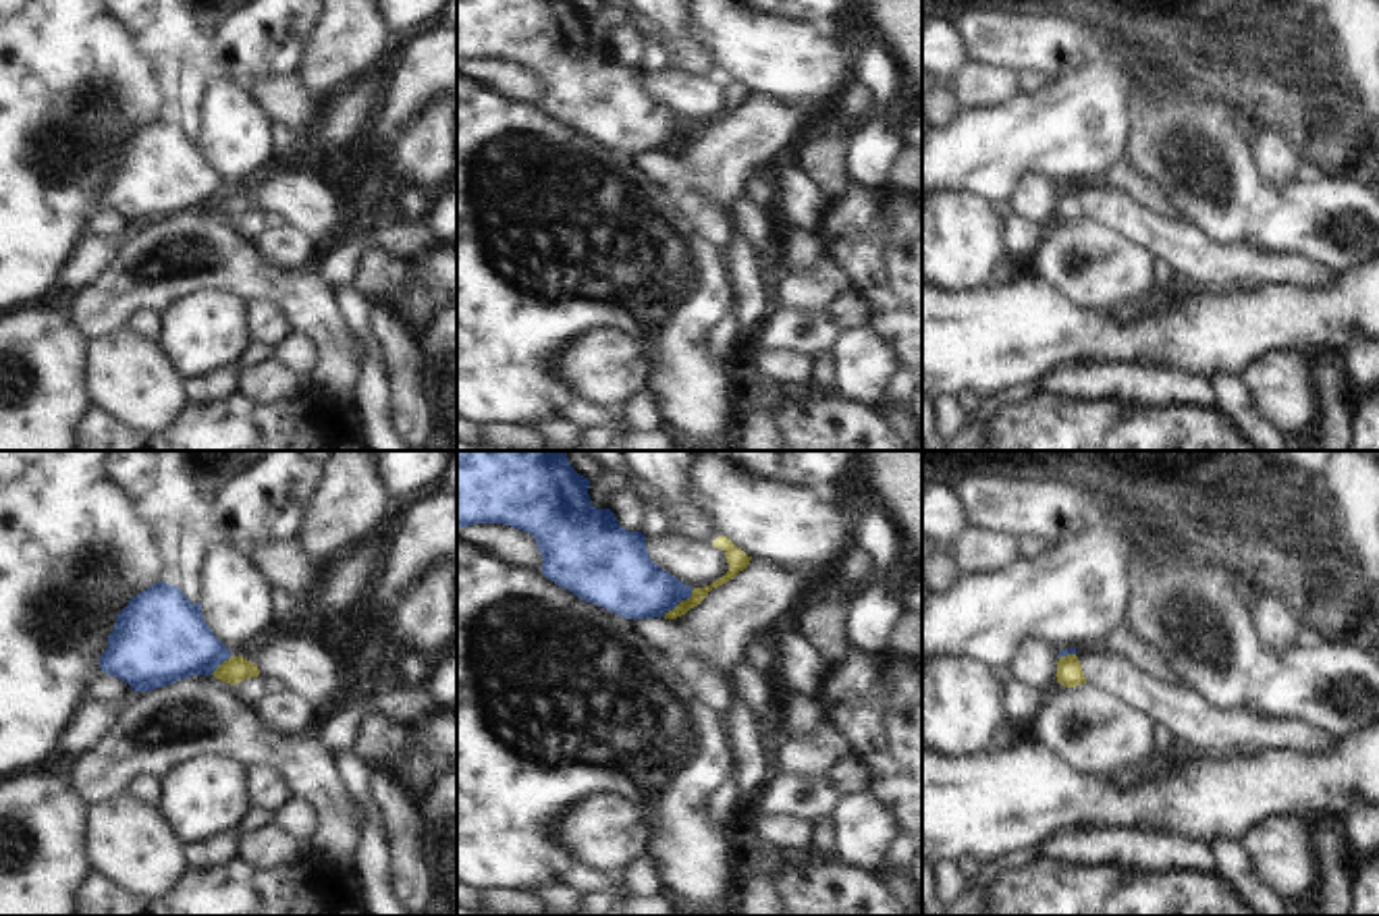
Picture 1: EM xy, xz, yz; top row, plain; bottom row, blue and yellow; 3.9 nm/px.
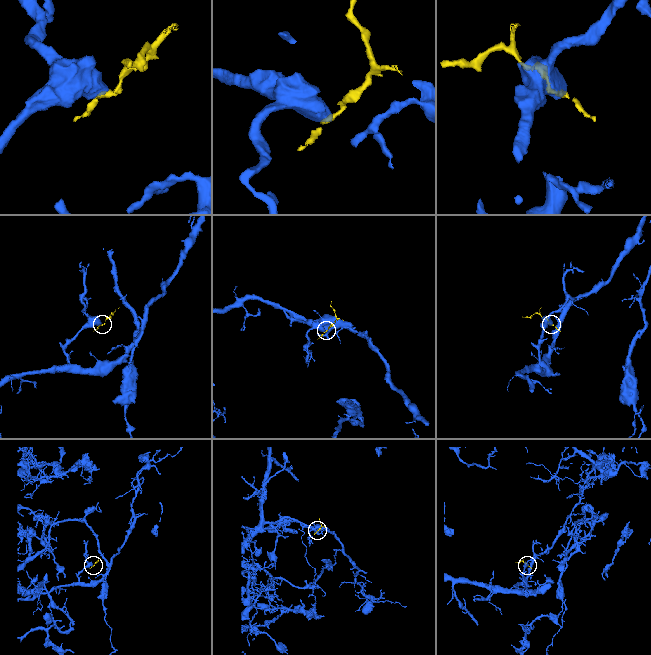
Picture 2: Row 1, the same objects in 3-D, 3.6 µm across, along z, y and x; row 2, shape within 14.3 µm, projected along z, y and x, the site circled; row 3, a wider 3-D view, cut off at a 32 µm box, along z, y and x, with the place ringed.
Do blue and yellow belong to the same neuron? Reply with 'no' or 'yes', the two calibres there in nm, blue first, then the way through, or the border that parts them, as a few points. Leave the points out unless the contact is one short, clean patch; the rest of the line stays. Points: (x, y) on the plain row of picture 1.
no; 280 nm thick on the blue side, 60 nm on the other; border along xz (694, 123), (663, 150)

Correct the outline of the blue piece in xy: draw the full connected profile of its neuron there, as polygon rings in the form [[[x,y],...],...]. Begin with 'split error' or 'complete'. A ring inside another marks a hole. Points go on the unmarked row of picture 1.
complete; [[[158,116],[139,127],[116,150],[100,204],[152,226],[193,210],[212,210],[231,185],[214,170],[201,150],[177,120]]]

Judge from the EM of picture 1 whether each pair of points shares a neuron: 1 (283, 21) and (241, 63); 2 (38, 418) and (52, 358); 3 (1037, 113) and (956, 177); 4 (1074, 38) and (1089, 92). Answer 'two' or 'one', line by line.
1: one
2: one
3: one
4: two

